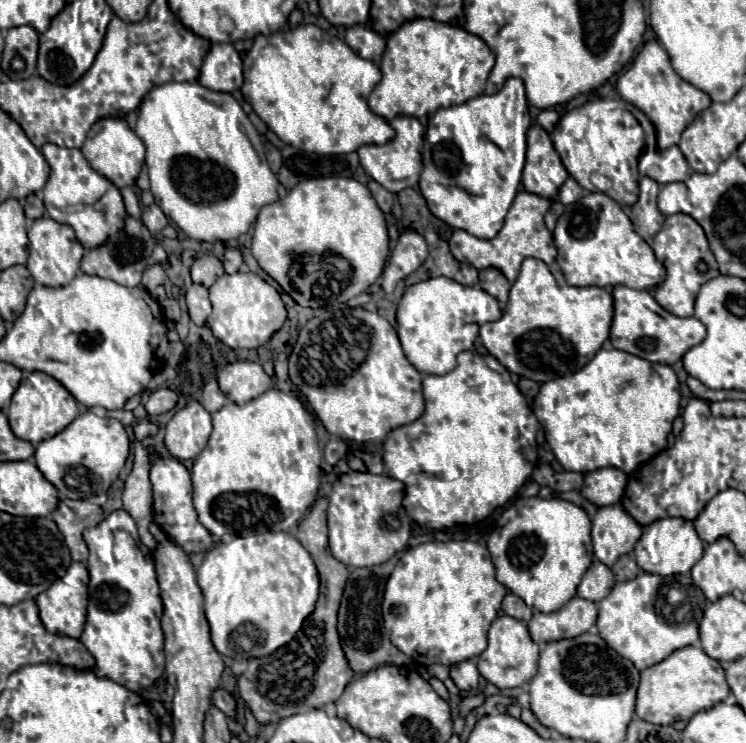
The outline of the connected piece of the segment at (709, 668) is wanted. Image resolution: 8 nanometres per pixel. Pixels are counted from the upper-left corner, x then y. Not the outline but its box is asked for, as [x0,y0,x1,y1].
[636,646,730,724]

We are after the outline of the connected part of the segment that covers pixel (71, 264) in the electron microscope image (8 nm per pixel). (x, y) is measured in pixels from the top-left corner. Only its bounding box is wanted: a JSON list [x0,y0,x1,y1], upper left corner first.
[26,216,84,286]

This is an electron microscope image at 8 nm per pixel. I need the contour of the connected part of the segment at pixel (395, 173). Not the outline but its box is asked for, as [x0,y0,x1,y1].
[358,116,424,192]

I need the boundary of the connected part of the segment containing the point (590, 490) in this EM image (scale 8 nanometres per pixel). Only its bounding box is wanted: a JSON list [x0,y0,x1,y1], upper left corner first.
[582,468,626,506]

